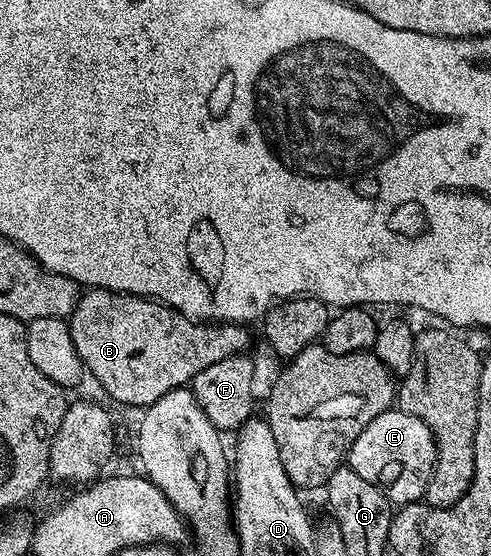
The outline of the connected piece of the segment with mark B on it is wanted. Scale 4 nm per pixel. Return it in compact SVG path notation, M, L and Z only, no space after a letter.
M94 289L82 292L73 314L67 318L71 339L75 339L75 351L85 364L88 376L101 384L101 389L113 401L121 405L144 407L155 403L167 391L188 386L199 371L219 363L219 359L244 354L249 345L248 328L228 323L202 323L184 317L169 305L137 297L134 293L116 293L110 289Z

